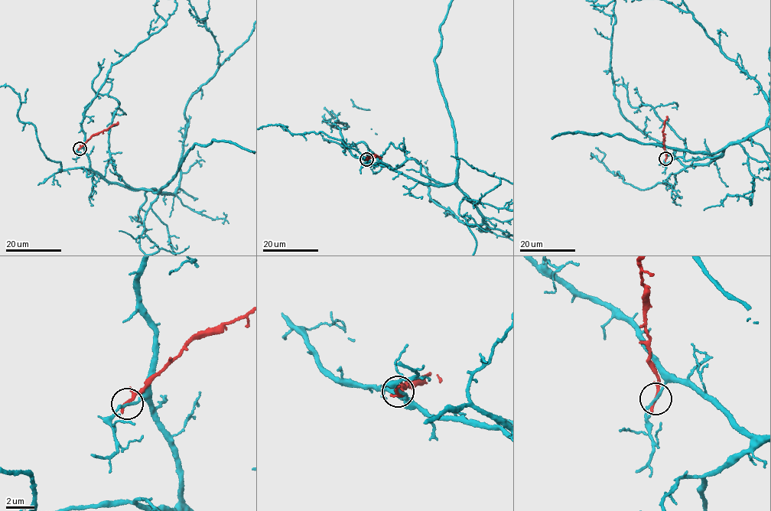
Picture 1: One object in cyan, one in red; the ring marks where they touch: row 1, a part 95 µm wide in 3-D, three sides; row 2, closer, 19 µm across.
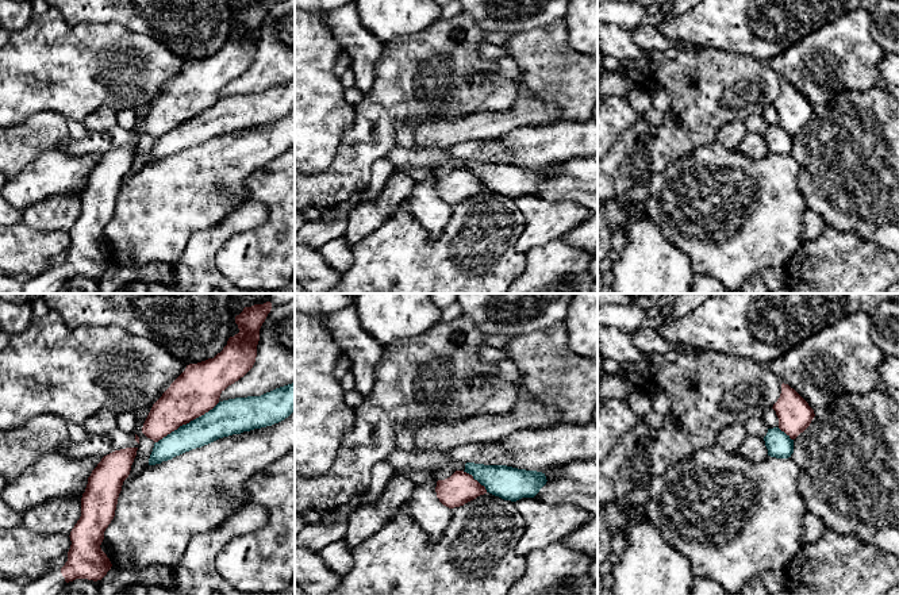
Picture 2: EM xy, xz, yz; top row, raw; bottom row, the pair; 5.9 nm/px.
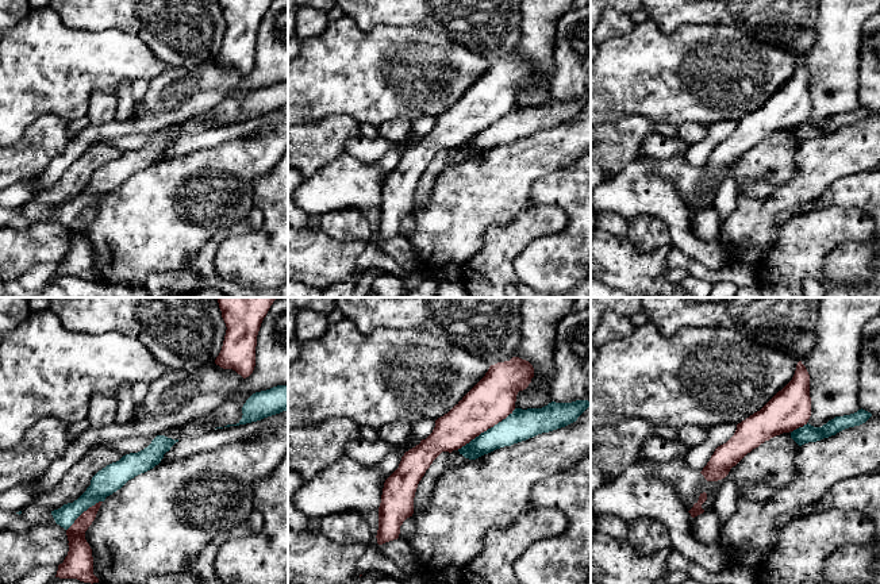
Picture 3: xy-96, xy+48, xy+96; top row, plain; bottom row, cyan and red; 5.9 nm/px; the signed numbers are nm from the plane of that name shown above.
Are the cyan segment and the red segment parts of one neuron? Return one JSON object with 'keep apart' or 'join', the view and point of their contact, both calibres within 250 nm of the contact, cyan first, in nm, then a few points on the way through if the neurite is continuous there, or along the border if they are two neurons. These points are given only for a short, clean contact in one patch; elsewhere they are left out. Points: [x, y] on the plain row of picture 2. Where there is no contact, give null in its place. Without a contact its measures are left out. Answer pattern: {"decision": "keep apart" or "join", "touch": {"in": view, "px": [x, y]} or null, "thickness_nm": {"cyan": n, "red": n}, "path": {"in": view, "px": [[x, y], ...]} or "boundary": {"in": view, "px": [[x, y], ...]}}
{"decision": "keep apart", "touch": {"in": "xy", "px": [187, 121]}, "thickness_nm": {"cyan": 200, "red": 280}}

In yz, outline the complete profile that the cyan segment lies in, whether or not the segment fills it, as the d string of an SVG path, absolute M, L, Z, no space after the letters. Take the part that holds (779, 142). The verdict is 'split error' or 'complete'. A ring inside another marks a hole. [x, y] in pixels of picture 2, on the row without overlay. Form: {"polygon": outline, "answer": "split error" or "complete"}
{"polygon": "M779 124L768 126L764 138L771 154L788 156L794 150L794 137Z", "answer": "complete"}

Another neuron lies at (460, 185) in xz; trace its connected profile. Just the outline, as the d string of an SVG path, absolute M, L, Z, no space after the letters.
M456 168L450 174L437 178L435 189L443 203L454 206L487 191L487 187L472 172Z

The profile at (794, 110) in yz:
M781 81L781 91L772 104L779 115L779 126L791 137L803 130L814 116L814 107L788 81Z

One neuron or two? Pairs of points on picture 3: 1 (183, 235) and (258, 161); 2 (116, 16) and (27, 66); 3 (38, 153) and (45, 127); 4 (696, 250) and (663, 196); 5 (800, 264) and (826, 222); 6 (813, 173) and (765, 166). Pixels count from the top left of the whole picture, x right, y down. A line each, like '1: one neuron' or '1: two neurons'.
1: one neuron
2: two neurons
3: one neuron
4: one neuron
5: one neuron
6: two neurons

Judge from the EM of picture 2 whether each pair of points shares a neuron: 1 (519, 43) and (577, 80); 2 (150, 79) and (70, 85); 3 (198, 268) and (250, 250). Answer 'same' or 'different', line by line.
1: same
2: same
3: different

